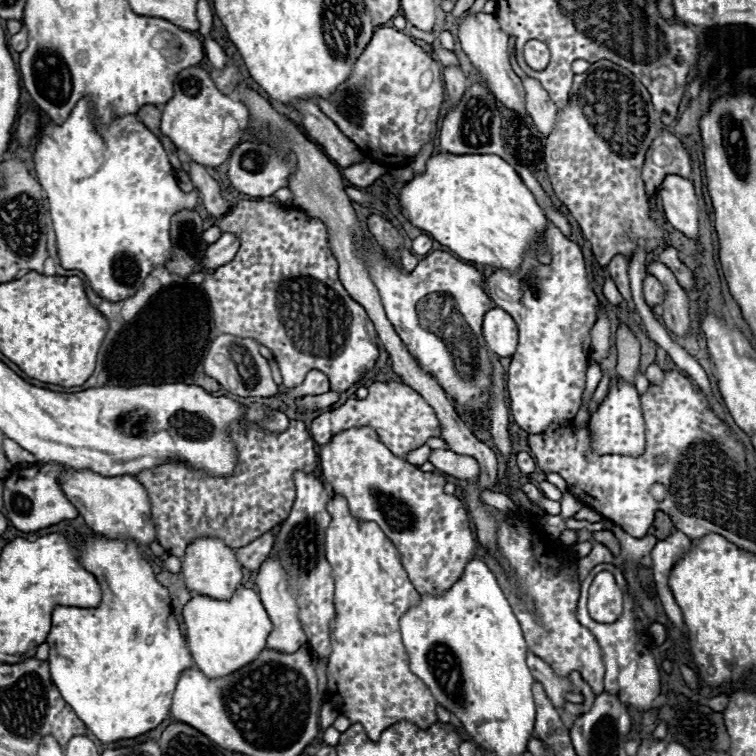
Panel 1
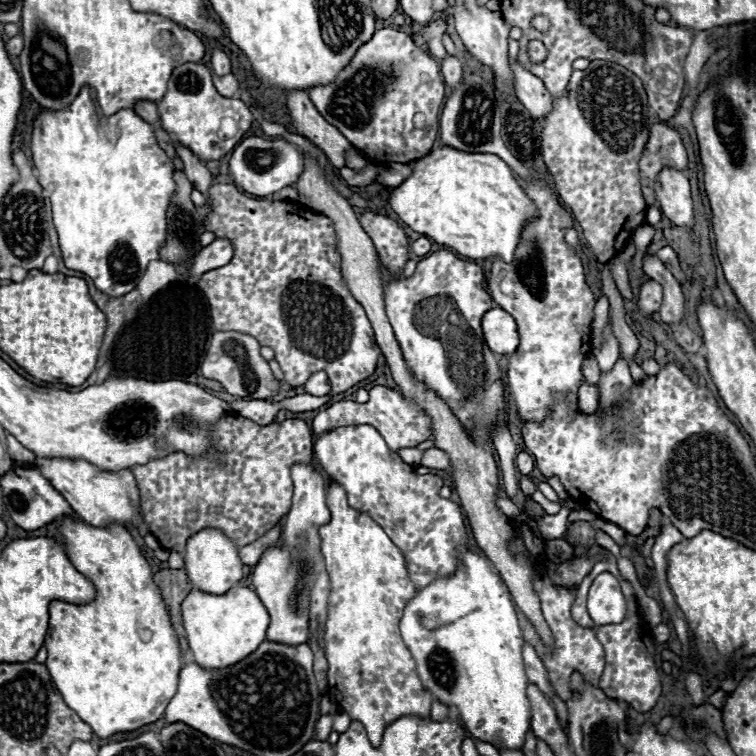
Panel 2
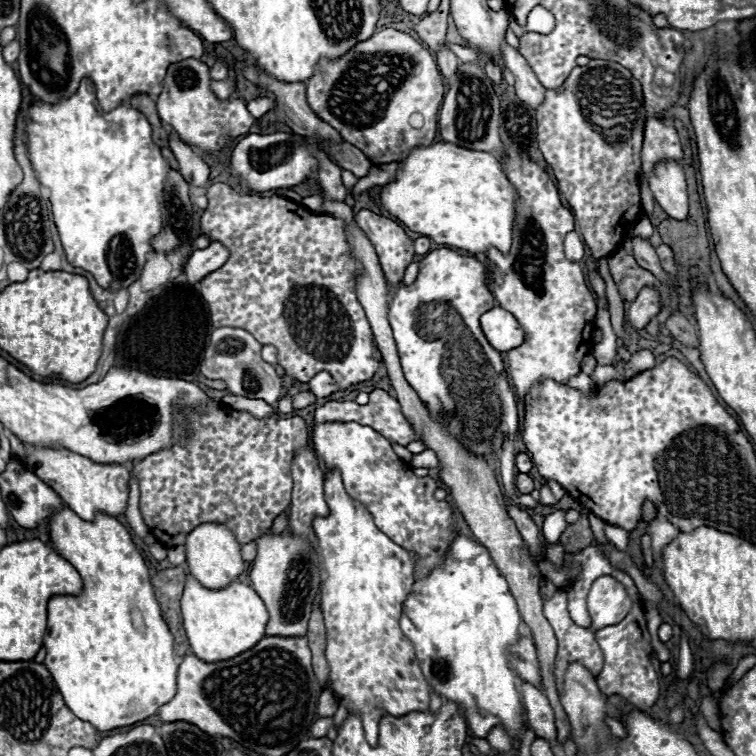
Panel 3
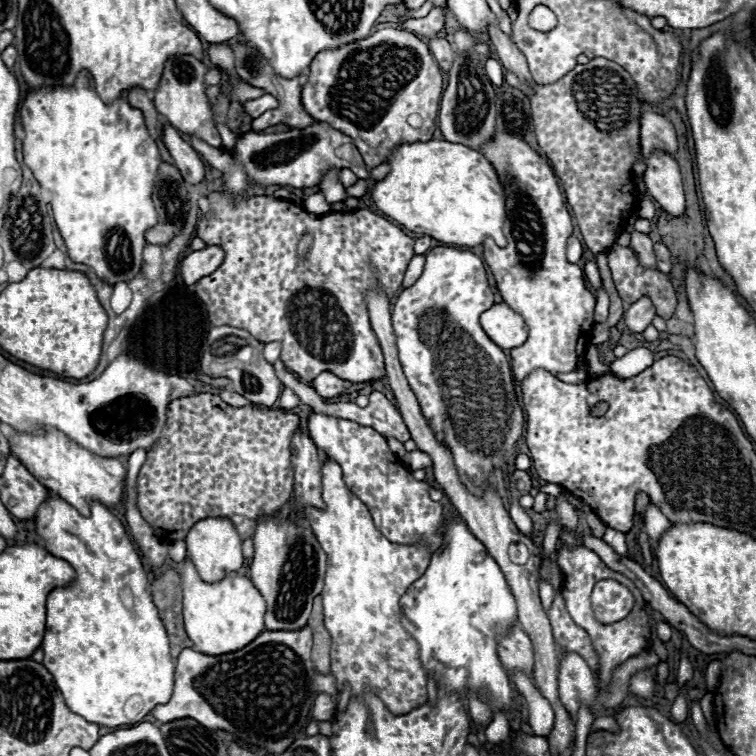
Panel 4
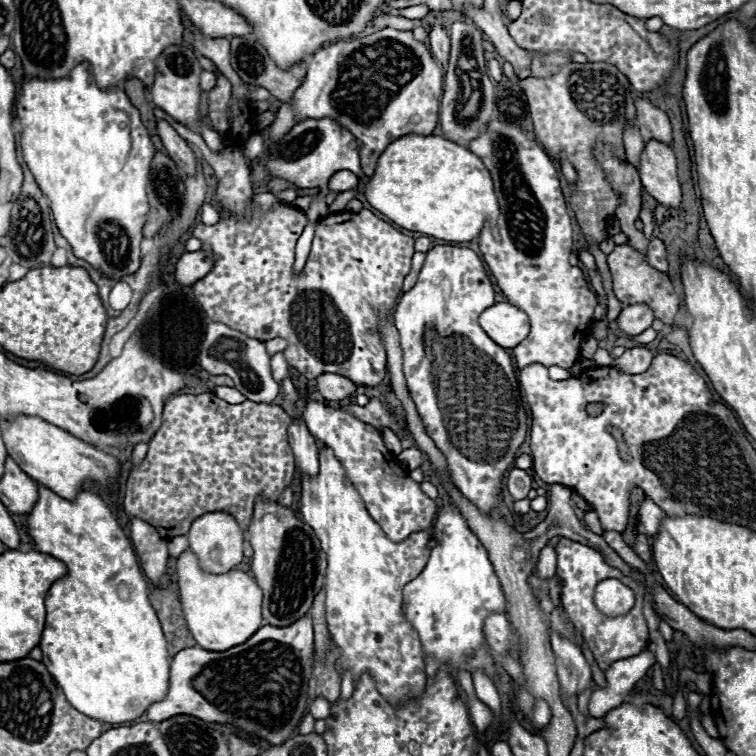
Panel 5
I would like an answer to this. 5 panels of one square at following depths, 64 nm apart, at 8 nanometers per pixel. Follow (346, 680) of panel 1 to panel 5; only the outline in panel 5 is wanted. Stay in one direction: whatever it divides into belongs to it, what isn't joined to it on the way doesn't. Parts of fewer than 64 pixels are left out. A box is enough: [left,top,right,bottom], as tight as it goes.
[298,446,430,704]

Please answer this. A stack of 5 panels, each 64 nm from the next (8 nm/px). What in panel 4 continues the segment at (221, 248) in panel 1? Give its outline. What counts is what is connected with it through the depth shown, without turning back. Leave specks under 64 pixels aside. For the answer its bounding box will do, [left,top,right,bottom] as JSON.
[180,246,224,286]

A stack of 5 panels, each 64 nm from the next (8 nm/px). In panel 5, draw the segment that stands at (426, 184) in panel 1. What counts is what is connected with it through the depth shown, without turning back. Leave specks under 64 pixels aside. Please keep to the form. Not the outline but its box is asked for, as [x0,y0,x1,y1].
[364,134,498,242]

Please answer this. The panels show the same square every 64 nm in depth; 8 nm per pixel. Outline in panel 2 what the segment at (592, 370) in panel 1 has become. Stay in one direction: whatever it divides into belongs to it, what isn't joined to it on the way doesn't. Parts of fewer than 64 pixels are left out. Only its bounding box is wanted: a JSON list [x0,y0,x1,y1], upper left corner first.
[582,356,600,384]

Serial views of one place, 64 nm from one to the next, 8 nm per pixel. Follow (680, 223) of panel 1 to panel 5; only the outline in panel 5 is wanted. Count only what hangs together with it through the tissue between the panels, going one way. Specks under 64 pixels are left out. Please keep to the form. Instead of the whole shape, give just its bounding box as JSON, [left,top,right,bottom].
[636,142,682,208]

